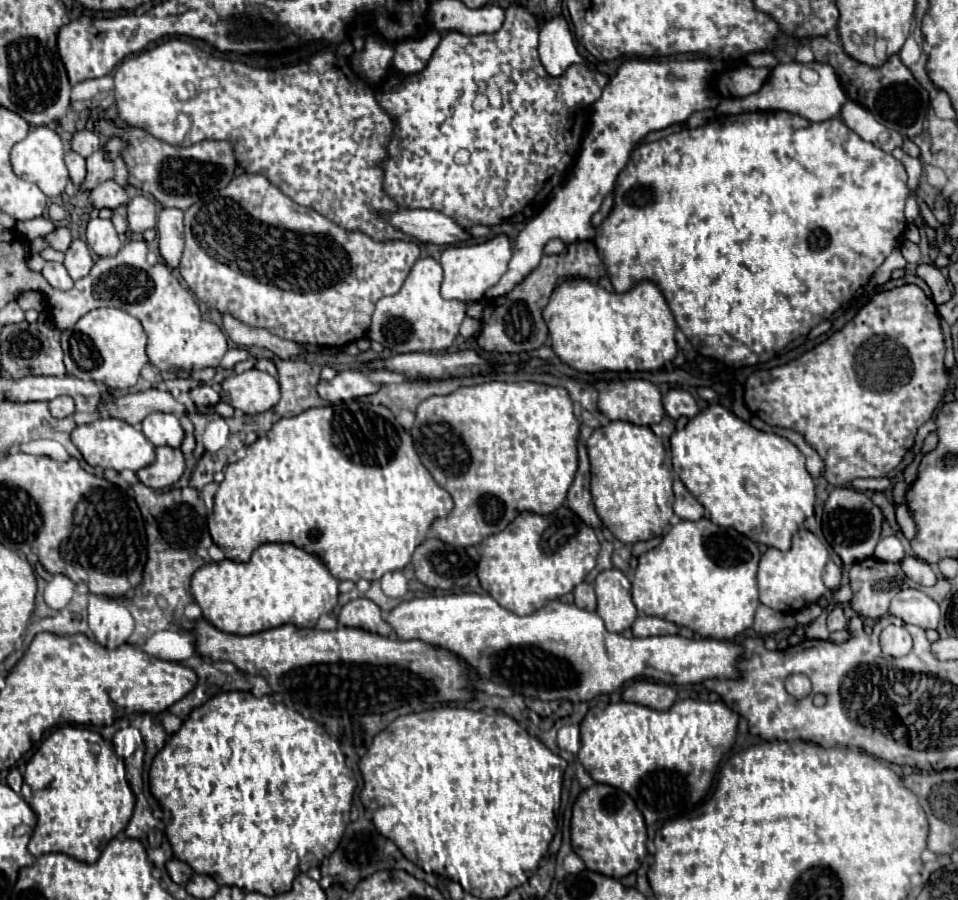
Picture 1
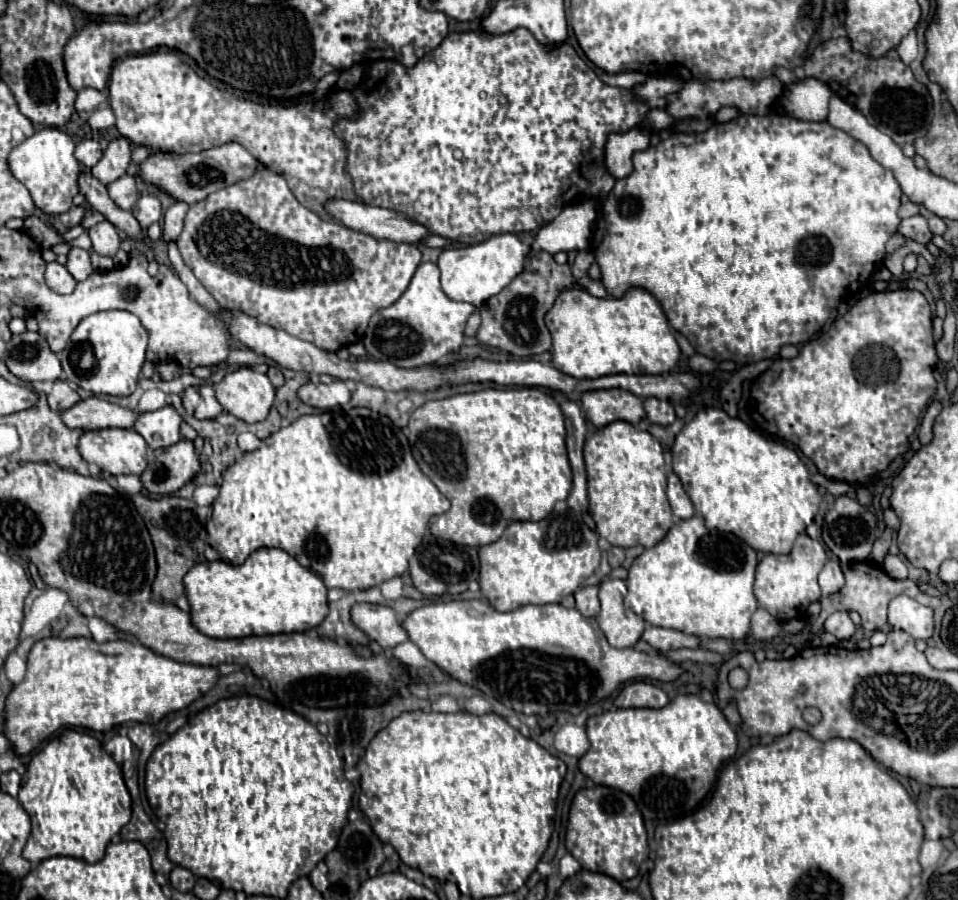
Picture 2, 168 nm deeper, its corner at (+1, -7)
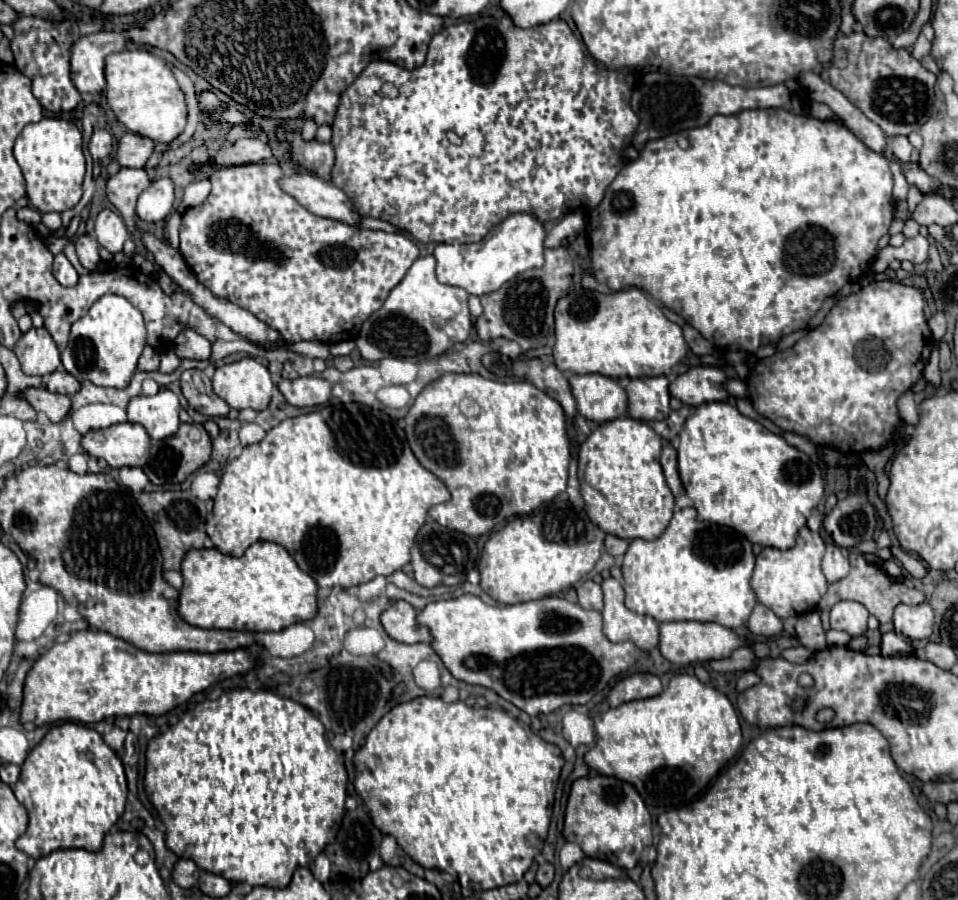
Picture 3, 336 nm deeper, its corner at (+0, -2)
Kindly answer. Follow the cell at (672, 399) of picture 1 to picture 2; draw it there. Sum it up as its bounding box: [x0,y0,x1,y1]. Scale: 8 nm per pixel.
[643,397,675,425]

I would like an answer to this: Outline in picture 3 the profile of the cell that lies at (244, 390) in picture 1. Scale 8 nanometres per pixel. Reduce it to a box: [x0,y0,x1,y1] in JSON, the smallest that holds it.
[212,358,272,410]

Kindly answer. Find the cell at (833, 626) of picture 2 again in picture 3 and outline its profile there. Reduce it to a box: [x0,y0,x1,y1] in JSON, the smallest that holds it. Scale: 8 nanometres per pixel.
[830,602,868,636]

